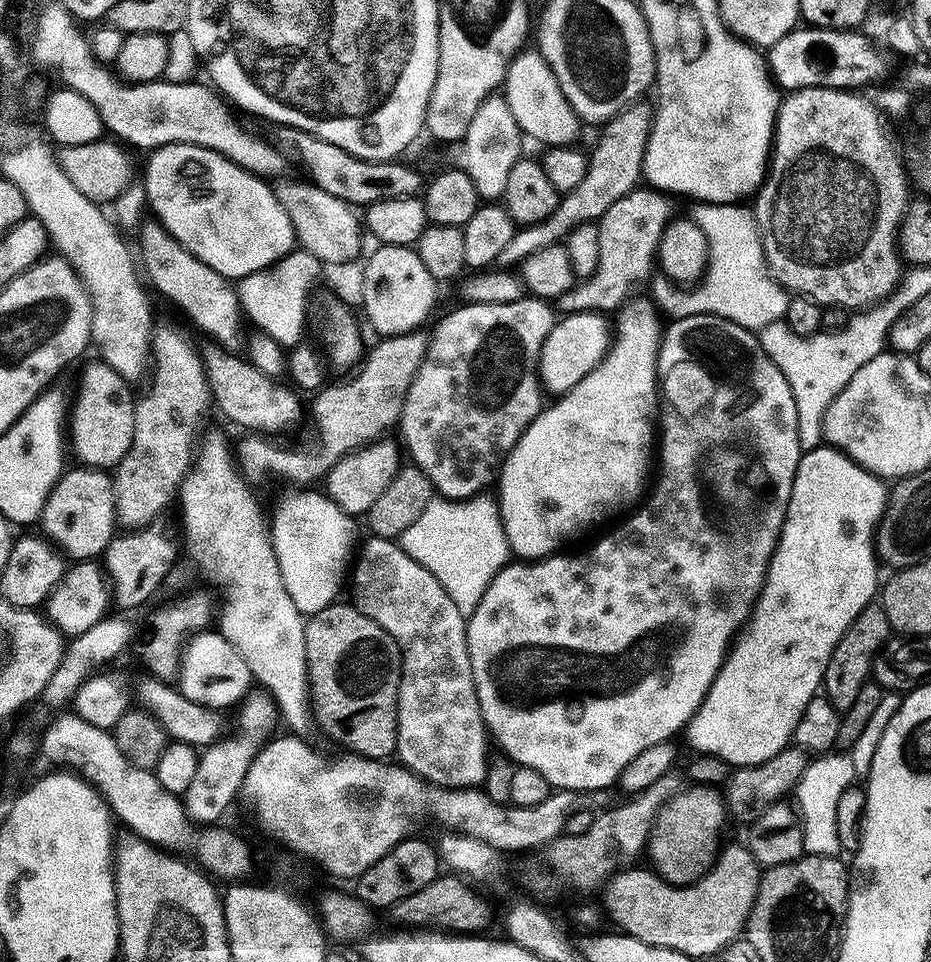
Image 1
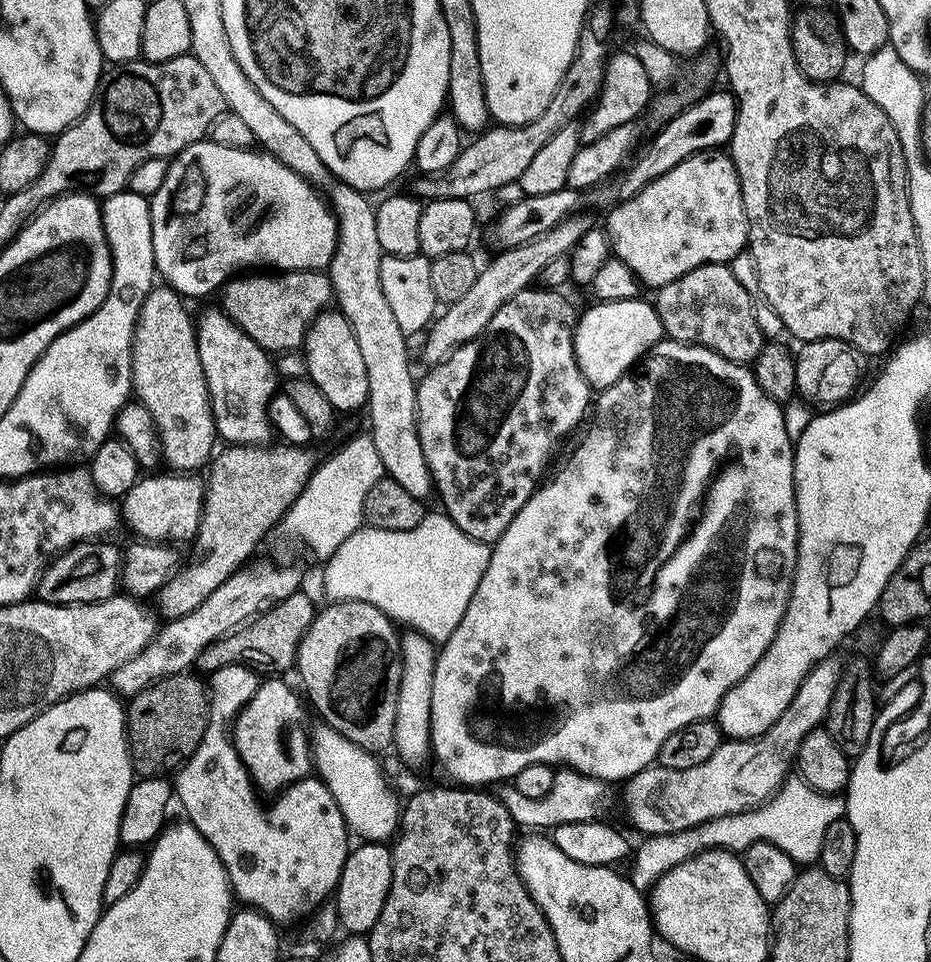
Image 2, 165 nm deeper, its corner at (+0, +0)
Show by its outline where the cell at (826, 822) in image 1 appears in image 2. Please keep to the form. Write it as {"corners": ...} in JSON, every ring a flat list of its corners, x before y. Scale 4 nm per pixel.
{"corners":[[794,776,767,804,759,808,716,819,712,823,703,823,702,826,678,834,647,837,633,855,634,866,630,879,637,889,646,892,654,888,670,869,676,869,704,852,716,849,743,854,760,843,778,845,797,865,812,866,819,861,826,832,834,822,846,815,847,801,843,797,822,795,800,777]]}

